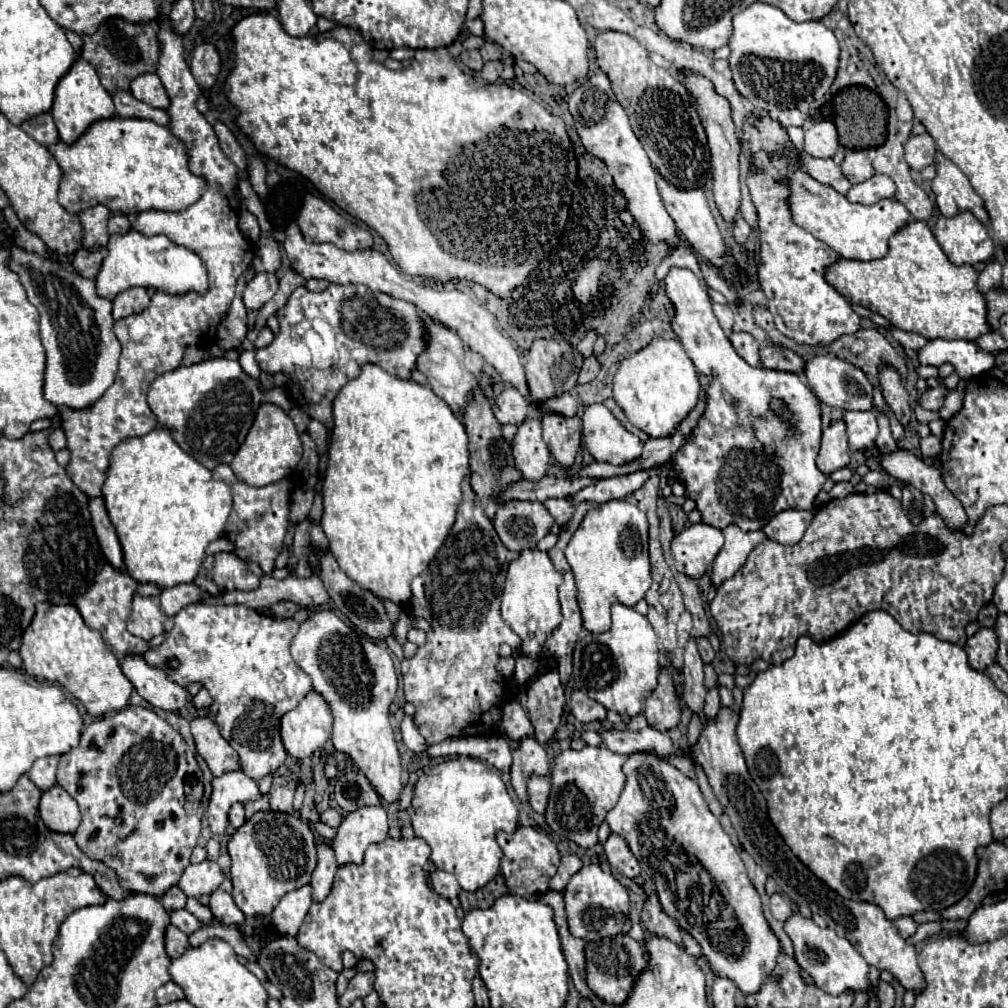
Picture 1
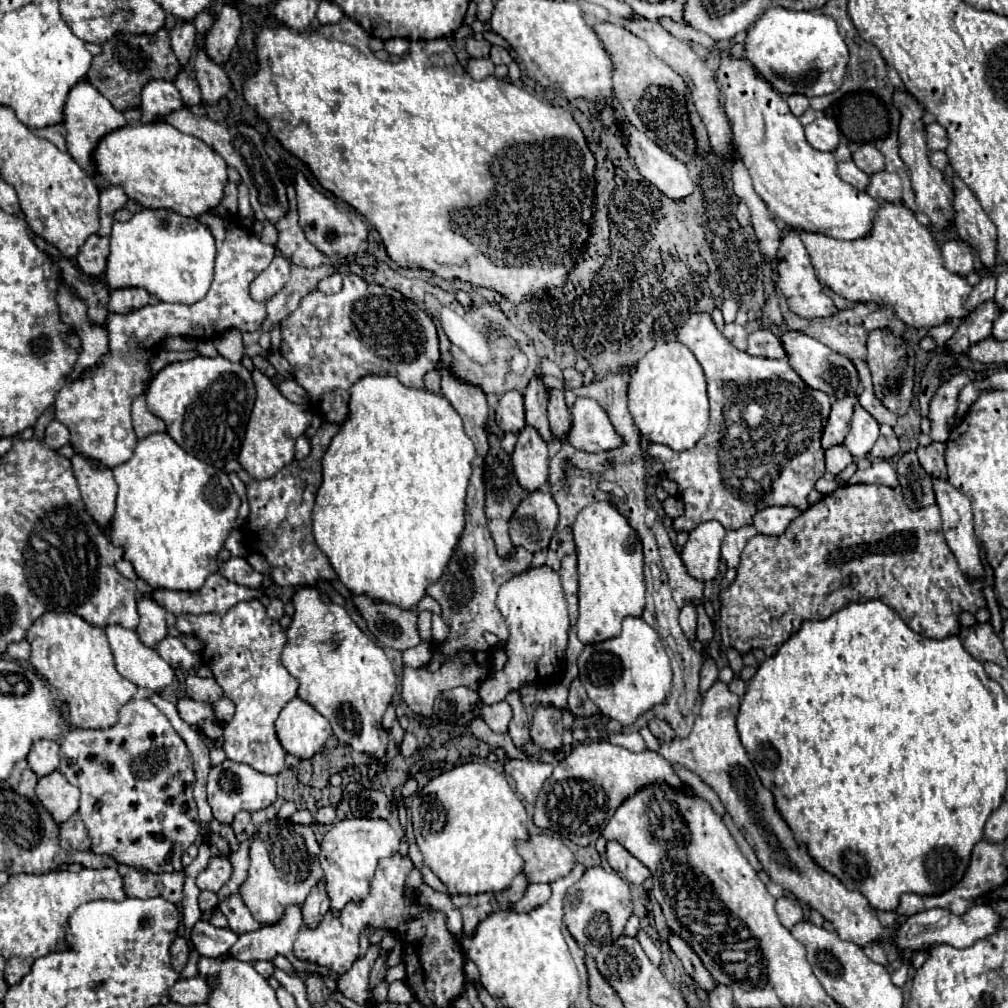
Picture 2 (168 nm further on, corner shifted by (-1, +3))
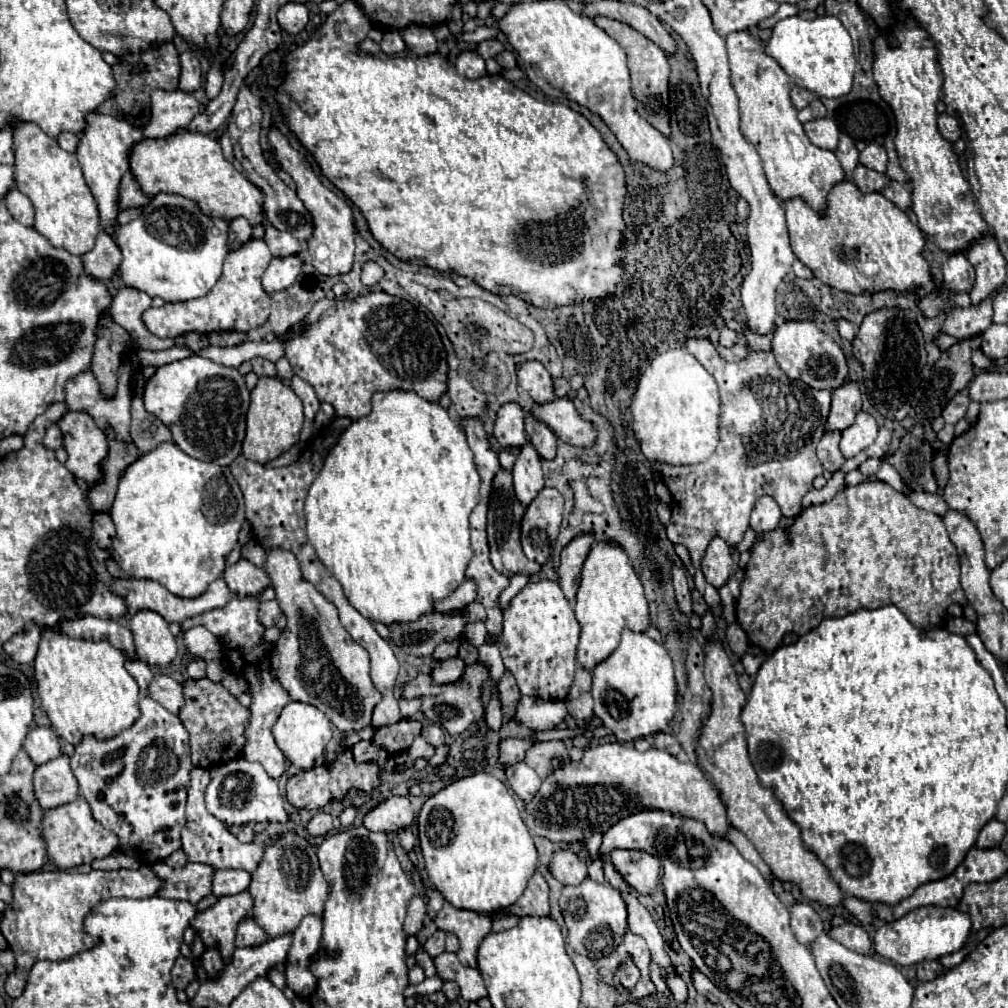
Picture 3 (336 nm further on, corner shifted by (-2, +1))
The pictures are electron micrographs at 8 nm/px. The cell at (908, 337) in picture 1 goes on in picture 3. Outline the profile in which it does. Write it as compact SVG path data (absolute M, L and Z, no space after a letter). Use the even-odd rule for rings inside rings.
M991 297L983 299L979 305L969 305L969 307L953 307L947 313L947 319L943 321L941 331L957 337L957 339L967 339L983 333L993 321L993 309L991 309Z

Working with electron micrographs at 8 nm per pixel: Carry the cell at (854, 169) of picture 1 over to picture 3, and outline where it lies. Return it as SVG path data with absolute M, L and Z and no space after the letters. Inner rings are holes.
M869 143L861 153L859 153L859 163L869 167L869 169L875 169L879 173L885 173L885 167L887 167L887 153L881 145L875 145L875 143Z

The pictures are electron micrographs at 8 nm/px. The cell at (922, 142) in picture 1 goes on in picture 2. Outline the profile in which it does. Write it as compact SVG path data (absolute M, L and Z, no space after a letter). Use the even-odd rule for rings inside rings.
M930 123L926 127L926 137L928 137L928 149L930 151L940 151L940 149L948 147L946 129L940 123Z

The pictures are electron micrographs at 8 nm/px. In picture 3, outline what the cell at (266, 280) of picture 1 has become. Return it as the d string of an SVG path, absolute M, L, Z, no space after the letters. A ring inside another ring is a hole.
M299 255L273 259L261 279L263 289L267 293L275 293L275 291L283 291L283 289L291 287L293 281L297 279L297 275L301 273L301 265L303 265L303 261Z

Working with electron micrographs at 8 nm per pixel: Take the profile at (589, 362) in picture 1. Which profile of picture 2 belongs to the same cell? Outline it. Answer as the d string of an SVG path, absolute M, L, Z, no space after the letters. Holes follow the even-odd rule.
M564 369L564 383L568 389L582 387L582 373L578 373L576 369Z

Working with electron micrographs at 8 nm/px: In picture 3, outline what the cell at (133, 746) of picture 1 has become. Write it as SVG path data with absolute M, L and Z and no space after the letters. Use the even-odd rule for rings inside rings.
M151 697L139 699L141 717L125 731L109 739L85 735L69 757L73 775L79 783L81 797L87 799L93 819L119 837L119 851L133 857L141 865L165 861L173 851L181 849L181 829L185 827L185 805L189 789L189 771L193 769L189 753L189 733L177 715L169 713Z

